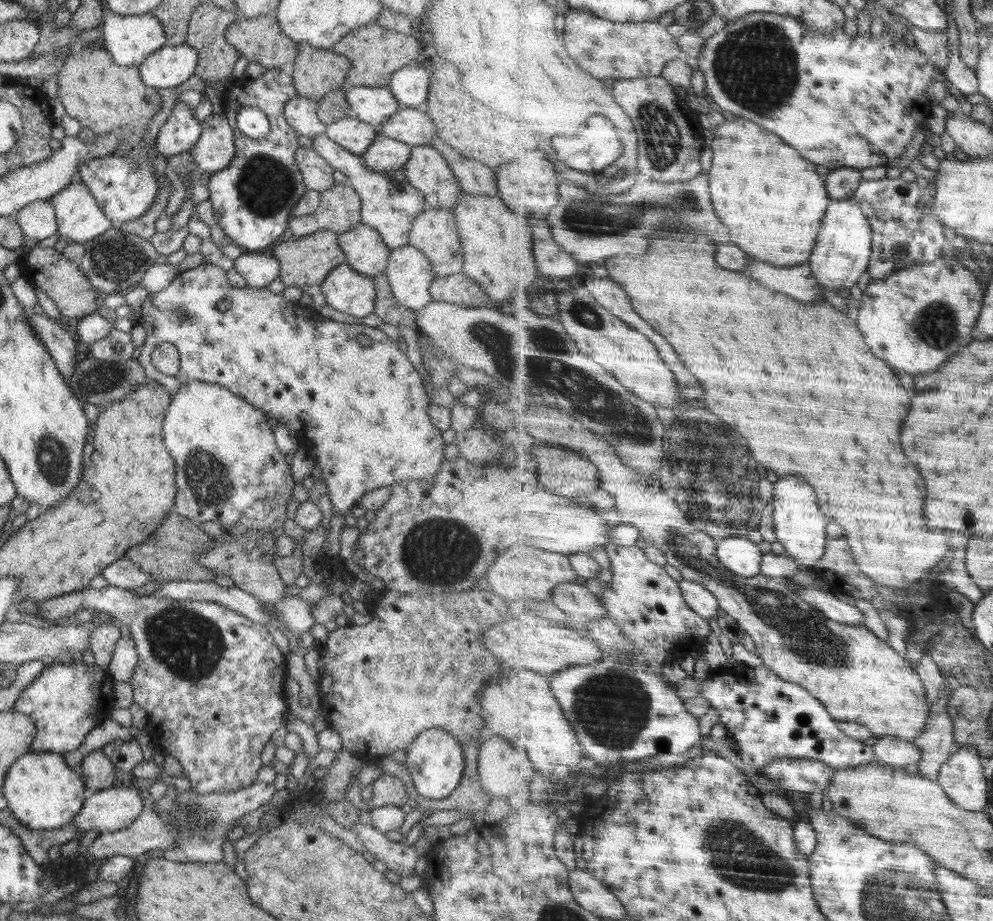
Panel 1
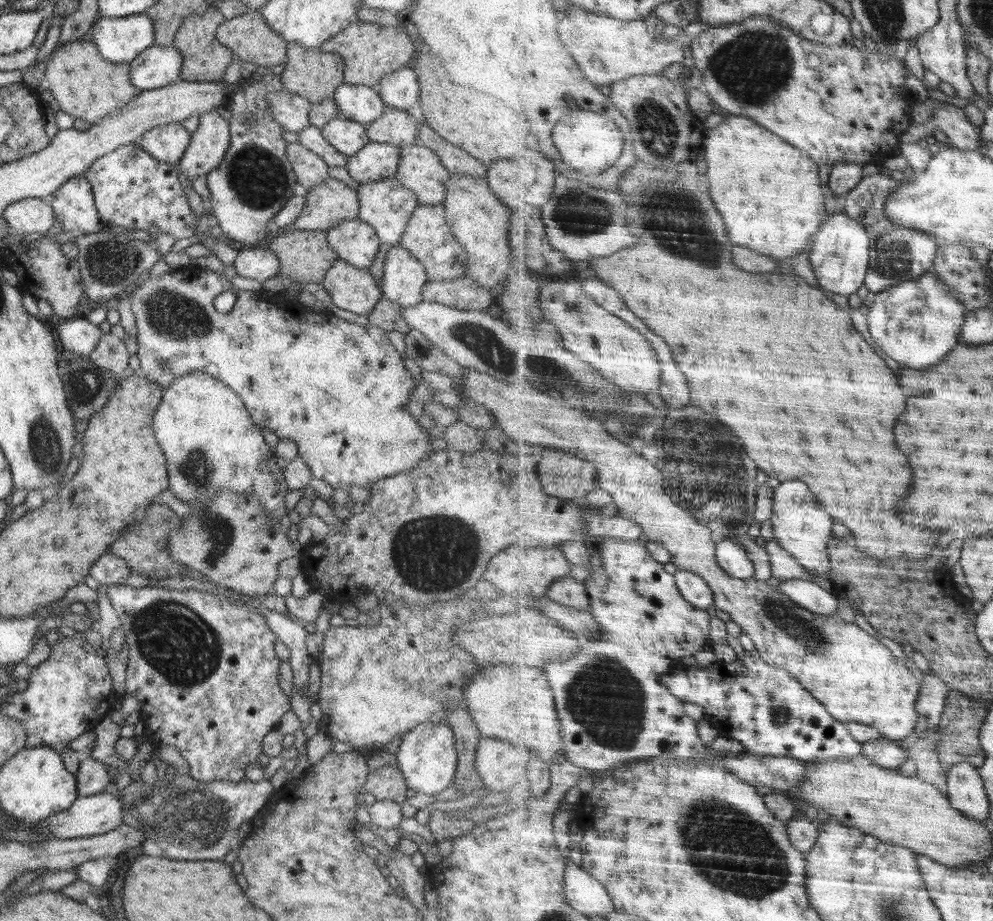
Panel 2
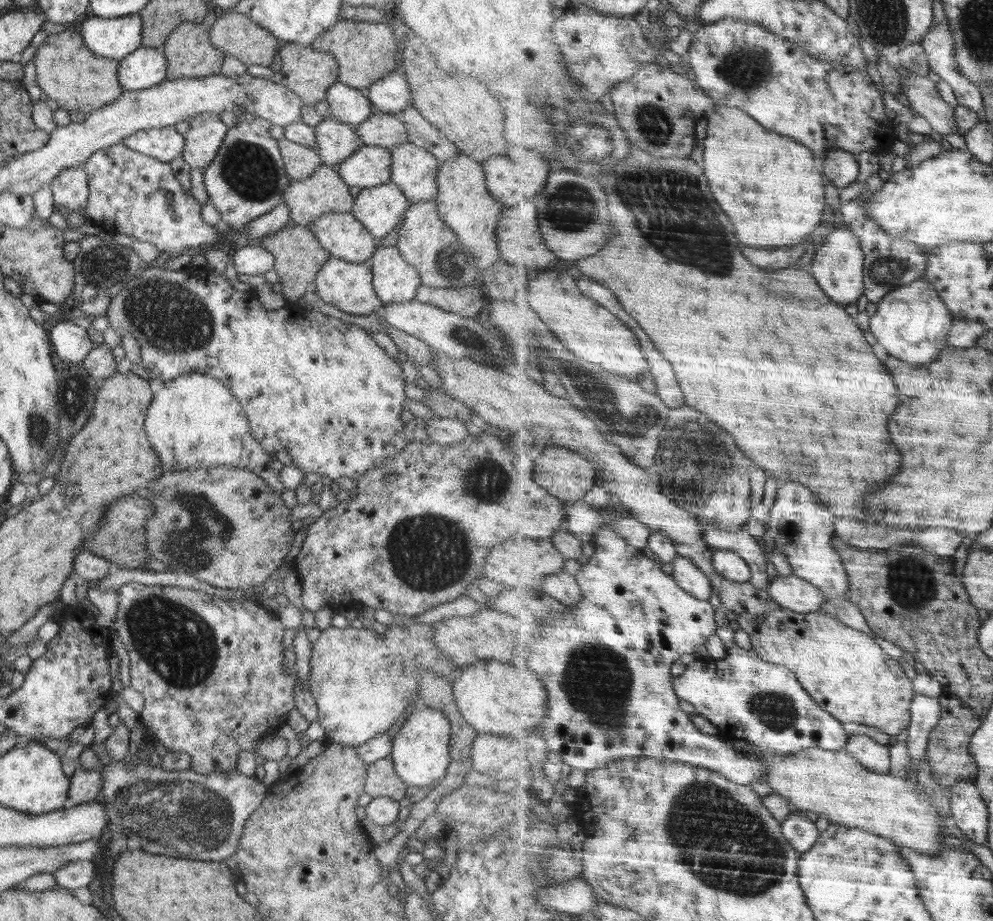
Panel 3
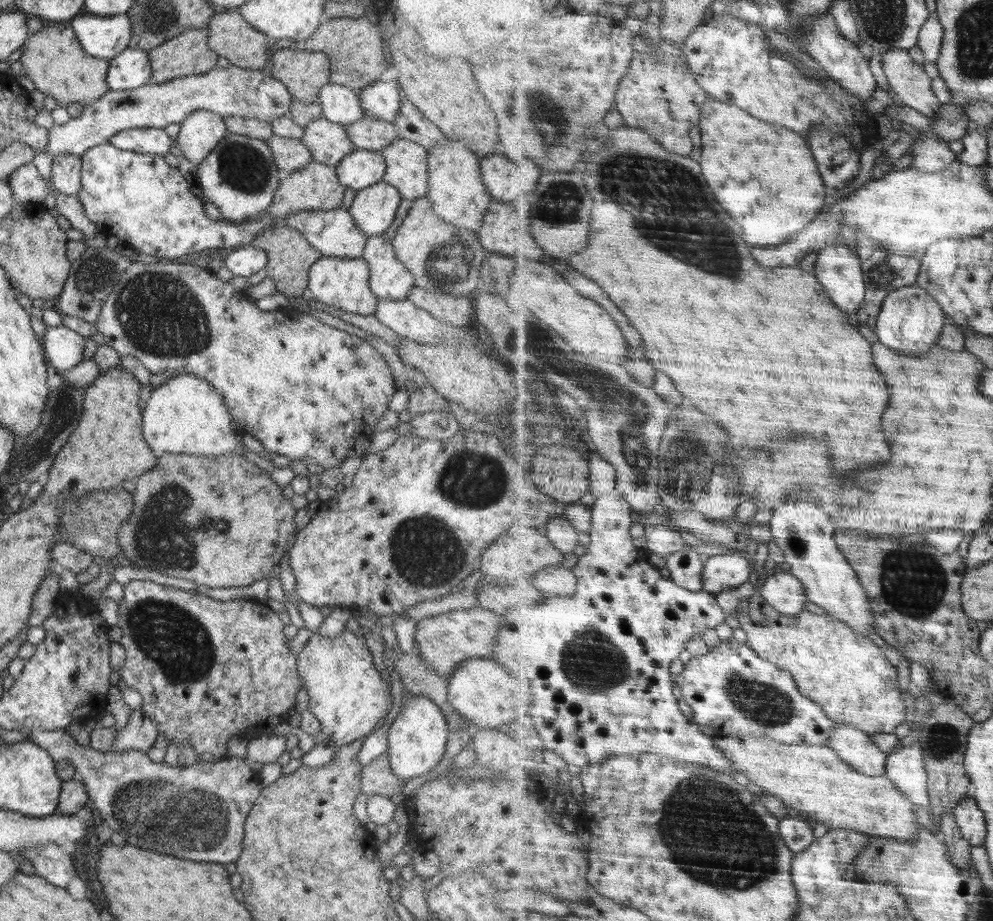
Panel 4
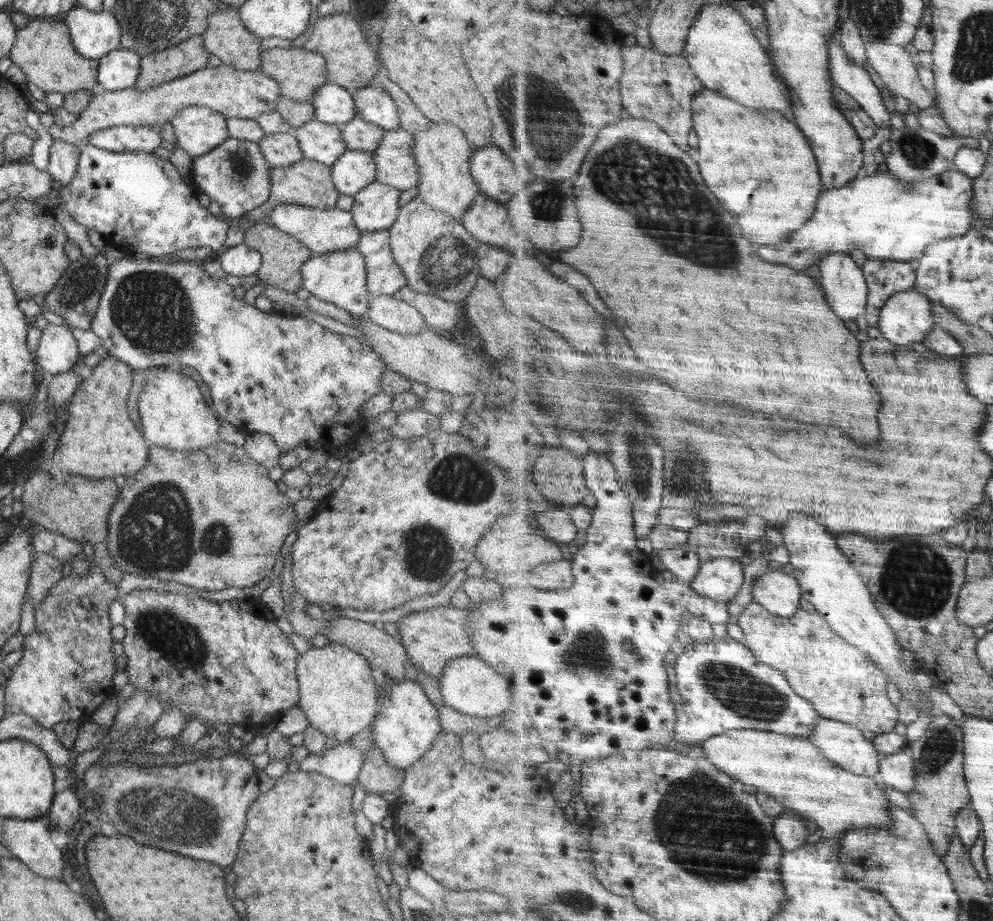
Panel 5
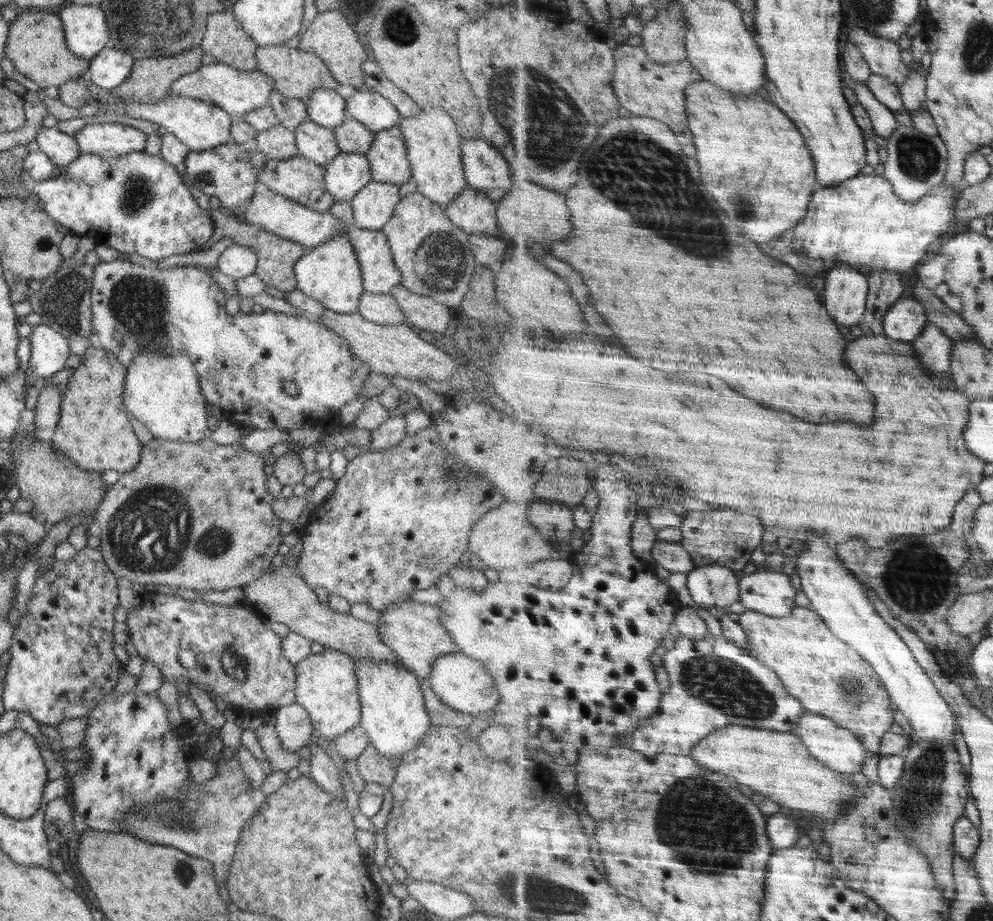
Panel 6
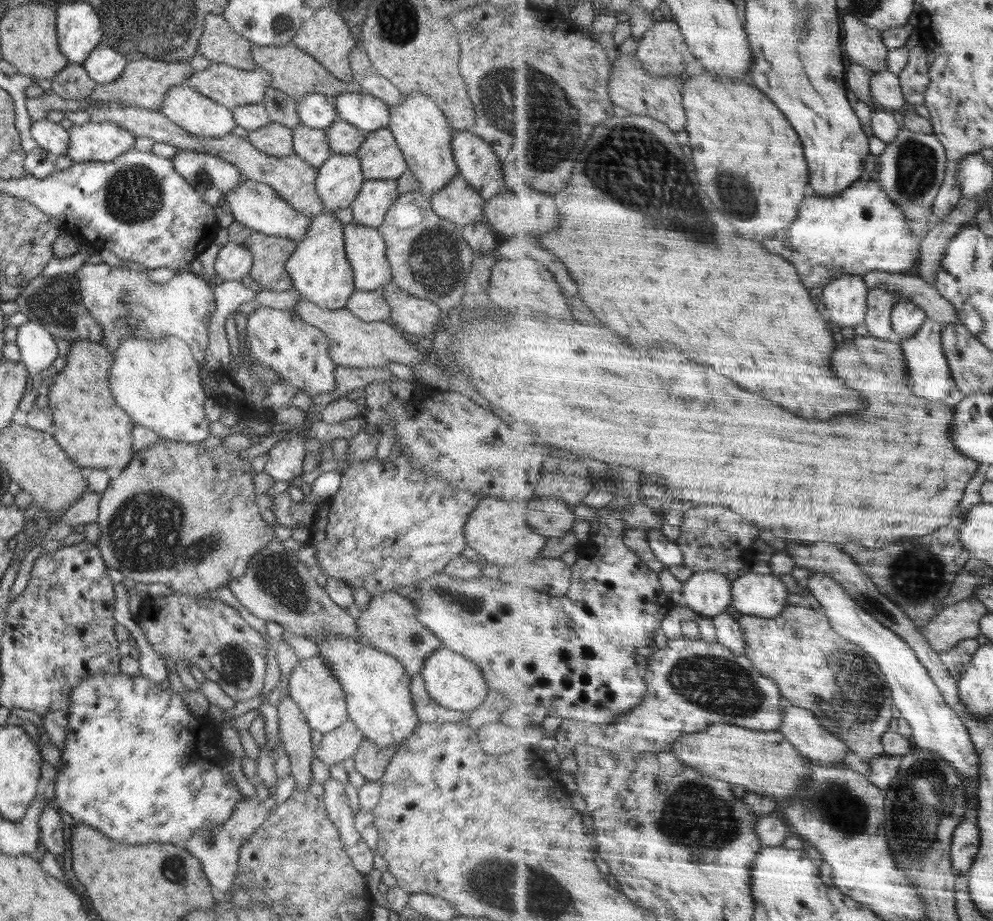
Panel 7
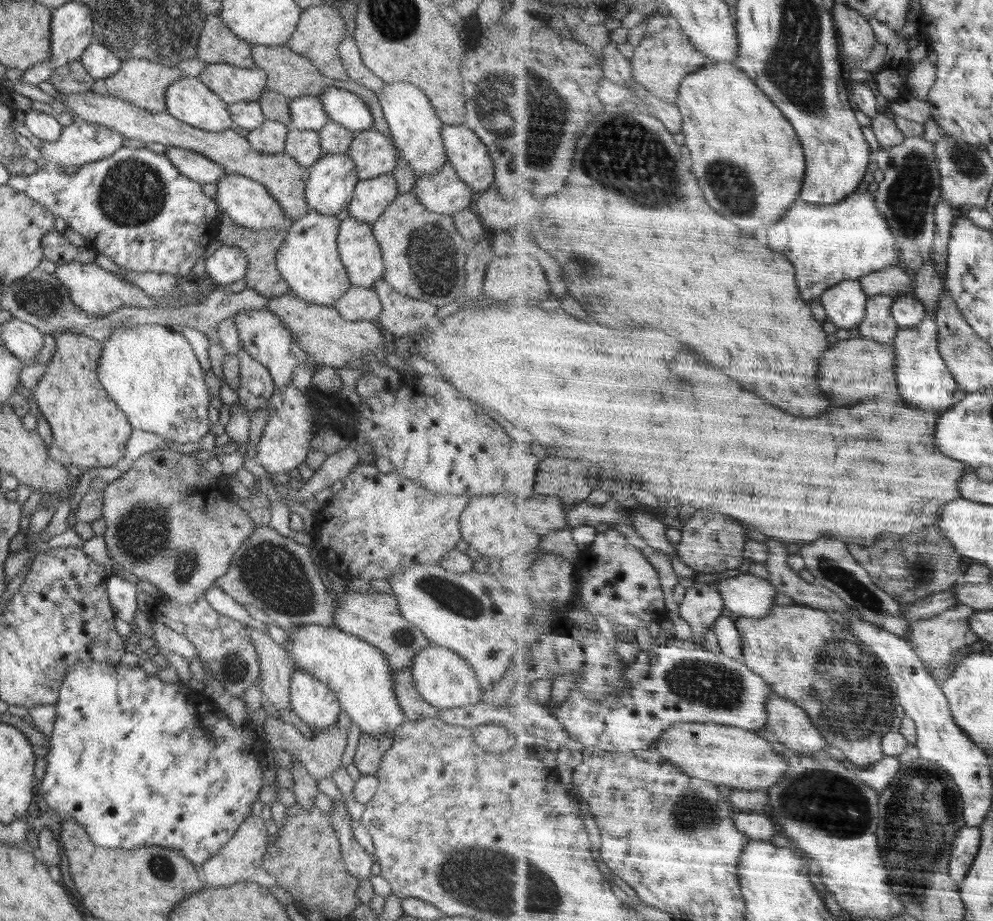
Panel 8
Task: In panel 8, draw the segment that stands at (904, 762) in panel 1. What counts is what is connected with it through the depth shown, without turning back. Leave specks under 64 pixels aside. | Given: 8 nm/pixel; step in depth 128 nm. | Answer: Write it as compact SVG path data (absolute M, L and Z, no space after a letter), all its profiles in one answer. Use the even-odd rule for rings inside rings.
M772 694L768 700L768 715L767 726L772 728L780 742L806 754L828 748L828 739L814 726L811 714L795 701Z

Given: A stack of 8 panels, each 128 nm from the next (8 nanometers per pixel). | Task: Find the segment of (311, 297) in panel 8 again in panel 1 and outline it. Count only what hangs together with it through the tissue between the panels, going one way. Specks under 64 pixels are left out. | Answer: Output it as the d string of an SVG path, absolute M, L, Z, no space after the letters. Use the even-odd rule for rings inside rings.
M346 262L328 273L321 287L328 306L338 312L364 318L374 310L377 295L374 281Z

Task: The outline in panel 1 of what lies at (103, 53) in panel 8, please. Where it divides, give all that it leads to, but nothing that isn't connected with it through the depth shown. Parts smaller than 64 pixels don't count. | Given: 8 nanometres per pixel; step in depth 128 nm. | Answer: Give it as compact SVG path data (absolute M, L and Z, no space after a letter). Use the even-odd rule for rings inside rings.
M165 44L140 64L140 77L157 89L180 86L196 72L198 60L200 53L194 47Z

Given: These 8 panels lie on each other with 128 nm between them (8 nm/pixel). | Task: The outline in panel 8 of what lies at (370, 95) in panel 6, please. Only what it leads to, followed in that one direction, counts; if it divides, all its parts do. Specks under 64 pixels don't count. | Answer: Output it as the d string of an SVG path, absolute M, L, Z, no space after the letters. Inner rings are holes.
M330 86L318 96L328 118L355 132L372 129L374 114L360 97L344 88Z

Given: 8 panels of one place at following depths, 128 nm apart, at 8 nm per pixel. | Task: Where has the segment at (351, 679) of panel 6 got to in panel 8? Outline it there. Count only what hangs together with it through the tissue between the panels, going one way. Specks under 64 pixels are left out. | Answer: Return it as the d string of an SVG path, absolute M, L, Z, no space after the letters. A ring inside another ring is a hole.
M296 668L291 676L290 705L296 716L315 730L331 727L343 711L336 693L300 668Z

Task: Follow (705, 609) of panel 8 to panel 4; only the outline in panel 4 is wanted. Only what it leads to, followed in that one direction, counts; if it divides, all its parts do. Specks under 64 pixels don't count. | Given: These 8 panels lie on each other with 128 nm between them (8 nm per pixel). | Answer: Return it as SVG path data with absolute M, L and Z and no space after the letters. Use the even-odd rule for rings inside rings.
M738 553L714 555L706 558L704 590L716 595L754 580L754 565Z

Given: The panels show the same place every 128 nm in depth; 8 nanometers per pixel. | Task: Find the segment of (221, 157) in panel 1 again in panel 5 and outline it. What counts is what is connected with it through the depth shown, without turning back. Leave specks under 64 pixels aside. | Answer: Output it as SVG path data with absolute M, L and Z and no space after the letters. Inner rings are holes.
M188 106L170 120L179 148L190 157L210 153L228 137L226 118L206 106Z

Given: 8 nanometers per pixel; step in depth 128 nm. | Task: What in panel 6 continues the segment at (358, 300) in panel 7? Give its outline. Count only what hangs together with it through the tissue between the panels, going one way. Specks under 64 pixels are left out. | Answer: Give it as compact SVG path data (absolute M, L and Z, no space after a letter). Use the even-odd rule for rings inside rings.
M364 291L360 296L358 313L368 322L388 326L407 324L406 315L390 293L374 294Z

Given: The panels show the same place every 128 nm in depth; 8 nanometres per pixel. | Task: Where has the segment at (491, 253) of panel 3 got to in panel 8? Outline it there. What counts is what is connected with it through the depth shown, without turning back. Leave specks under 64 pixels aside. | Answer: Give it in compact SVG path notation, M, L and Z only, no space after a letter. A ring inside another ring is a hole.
M410 82L385 83L382 92L378 92L376 96L401 158L407 160L416 174L436 174L448 162L448 158L440 134L443 122L436 115L430 99Z

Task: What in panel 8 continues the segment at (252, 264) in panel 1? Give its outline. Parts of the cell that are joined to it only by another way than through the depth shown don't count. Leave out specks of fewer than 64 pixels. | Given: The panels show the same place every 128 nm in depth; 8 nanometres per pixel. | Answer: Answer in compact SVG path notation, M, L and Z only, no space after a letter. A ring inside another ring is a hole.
M222 245L206 259L204 266L213 284L226 288L232 282L244 278L248 261L242 249L234 245Z

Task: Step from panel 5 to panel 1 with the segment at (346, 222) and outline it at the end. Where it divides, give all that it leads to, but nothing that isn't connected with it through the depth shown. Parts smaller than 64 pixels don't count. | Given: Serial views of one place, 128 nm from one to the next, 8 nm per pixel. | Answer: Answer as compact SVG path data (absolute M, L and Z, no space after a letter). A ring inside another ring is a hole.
M362 222L338 235L338 246L344 251L345 262L371 279L388 266L391 250L379 232Z

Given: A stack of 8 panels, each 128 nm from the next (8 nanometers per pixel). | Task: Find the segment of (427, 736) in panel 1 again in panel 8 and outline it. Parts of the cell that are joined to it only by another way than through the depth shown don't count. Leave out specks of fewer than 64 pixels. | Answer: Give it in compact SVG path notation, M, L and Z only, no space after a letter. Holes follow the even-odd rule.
M302 624L288 632L291 641L284 645L288 657L300 668L326 683L336 693L340 708L370 736L391 733L407 721L394 691L394 669L384 653L369 642L355 638L332 626Z

